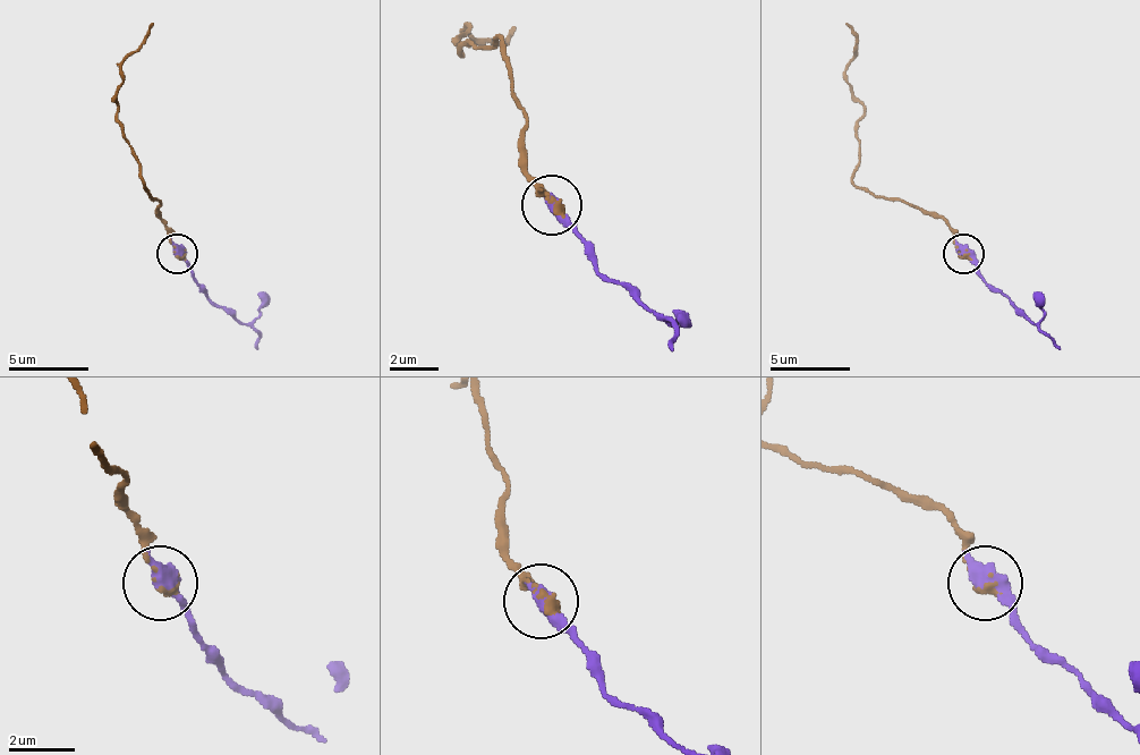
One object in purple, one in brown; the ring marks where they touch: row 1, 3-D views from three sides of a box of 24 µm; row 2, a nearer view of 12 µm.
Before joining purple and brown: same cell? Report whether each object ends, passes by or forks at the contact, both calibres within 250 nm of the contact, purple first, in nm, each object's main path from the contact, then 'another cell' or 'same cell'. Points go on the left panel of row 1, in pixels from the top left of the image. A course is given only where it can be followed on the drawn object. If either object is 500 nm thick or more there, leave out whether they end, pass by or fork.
purple passes by | brown ends | 440/150 nm | purple via (176, 255), (204, 290), (244, 323), (260, 315), (260, 290) | brown via (176, 255), (172, 230), (160, 219), (160, 203), (144, 183), (116, 107), (120, 66), (139, 47), (152, 23) | same cell

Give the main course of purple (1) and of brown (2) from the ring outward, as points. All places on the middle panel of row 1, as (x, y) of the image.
1: (550, 206), (592, 261), (677, 328), (677, 310)
2: (550, 201), (526, 170), (526, 110), (501, 37), (459, 56), (465, 25), (495, 43), (513, 25)

